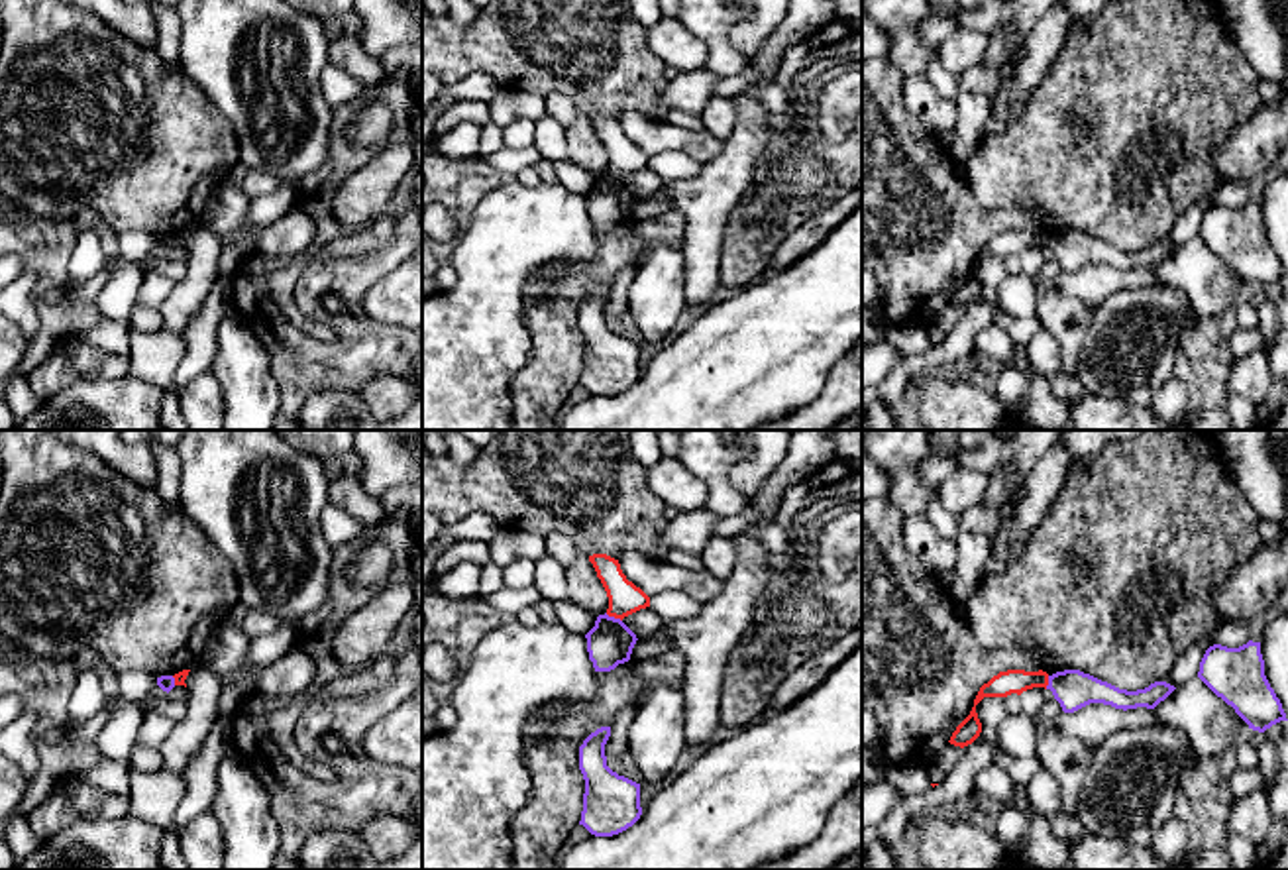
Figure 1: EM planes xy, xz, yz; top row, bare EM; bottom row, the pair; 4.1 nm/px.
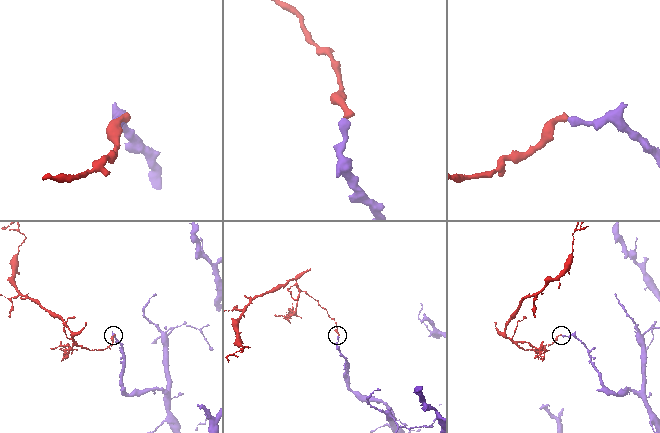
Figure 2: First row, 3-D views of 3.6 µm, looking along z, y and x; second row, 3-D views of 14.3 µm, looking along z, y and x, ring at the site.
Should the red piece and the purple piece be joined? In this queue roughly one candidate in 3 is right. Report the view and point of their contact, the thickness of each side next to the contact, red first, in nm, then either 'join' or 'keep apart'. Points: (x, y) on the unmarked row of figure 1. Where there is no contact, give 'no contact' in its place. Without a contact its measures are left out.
xz (613, 175) | 140/190 nm | keep apart

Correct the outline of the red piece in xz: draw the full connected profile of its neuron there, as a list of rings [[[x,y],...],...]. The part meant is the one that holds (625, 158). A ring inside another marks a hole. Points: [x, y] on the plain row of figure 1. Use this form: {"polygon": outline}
{"polygon": [[[593,114],[589,116],[589,122],[593,124],[597,137],[601,139],[607,151],[609,177],[622,181],[624,177],[650,167],[650,157],[640,147],[626,139],[618,120],[607,114]]]}

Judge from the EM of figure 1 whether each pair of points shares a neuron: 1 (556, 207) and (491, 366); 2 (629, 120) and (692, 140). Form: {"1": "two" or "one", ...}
{"1": "one", "2": "one"}

